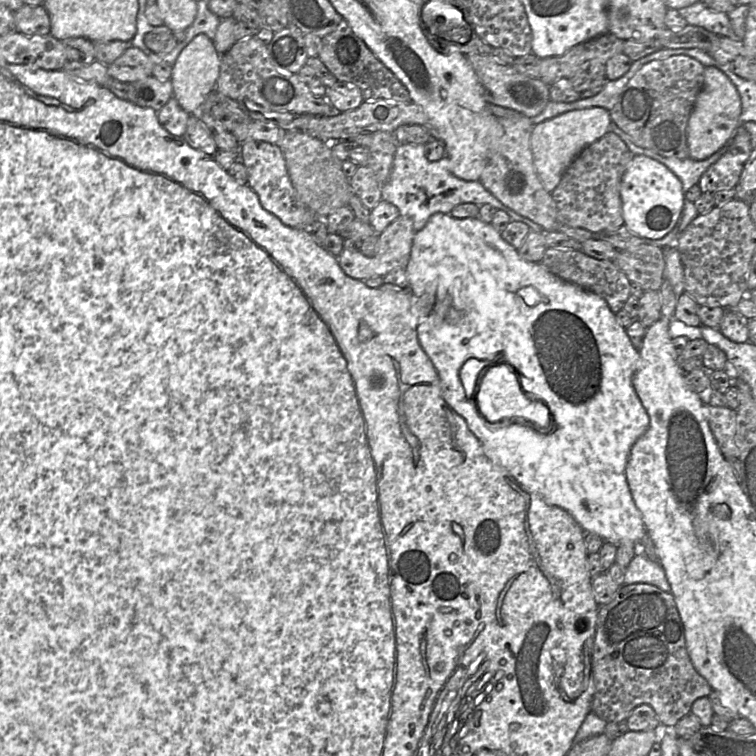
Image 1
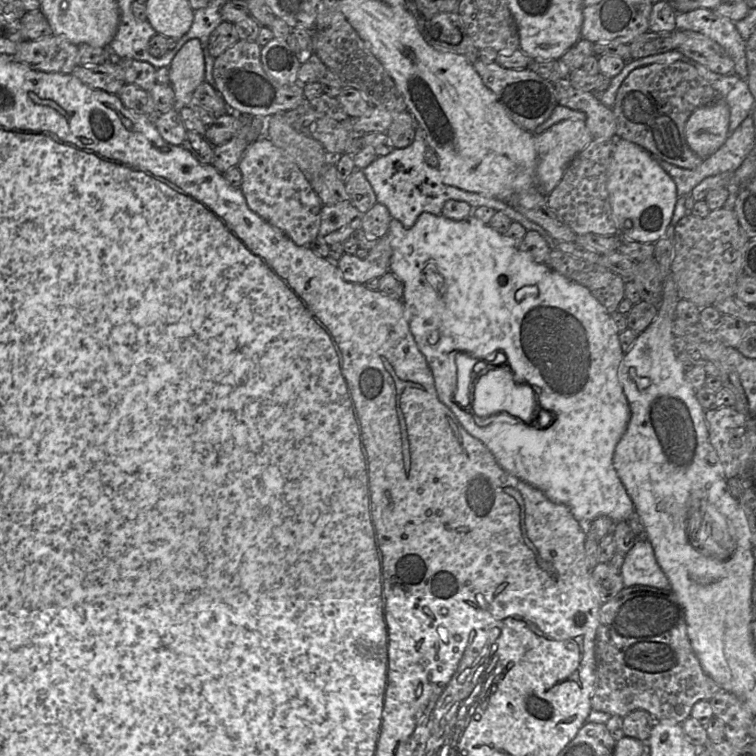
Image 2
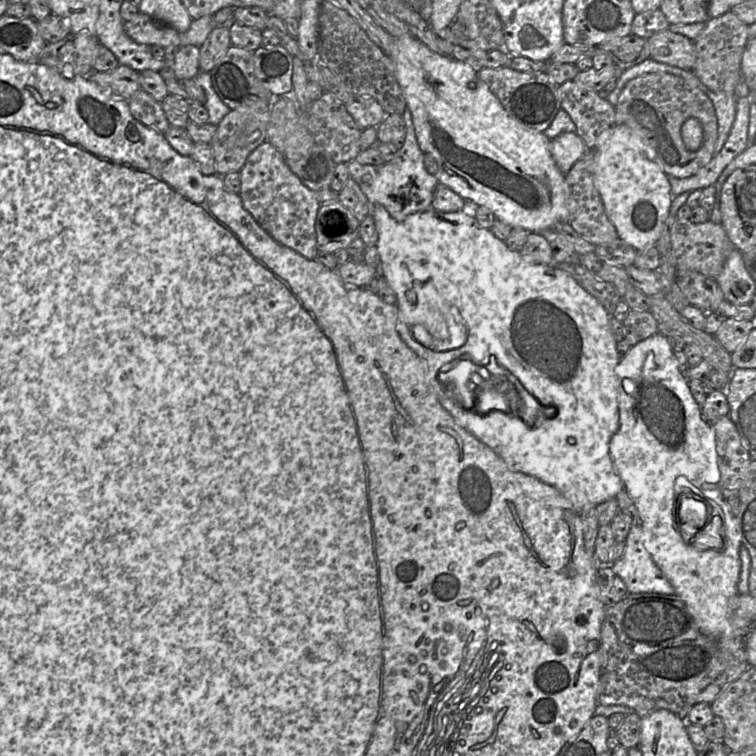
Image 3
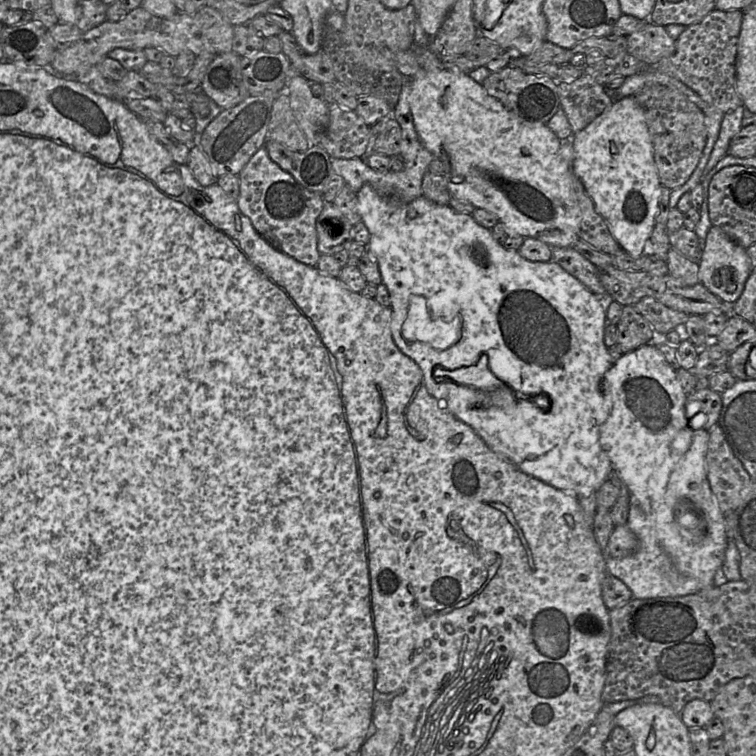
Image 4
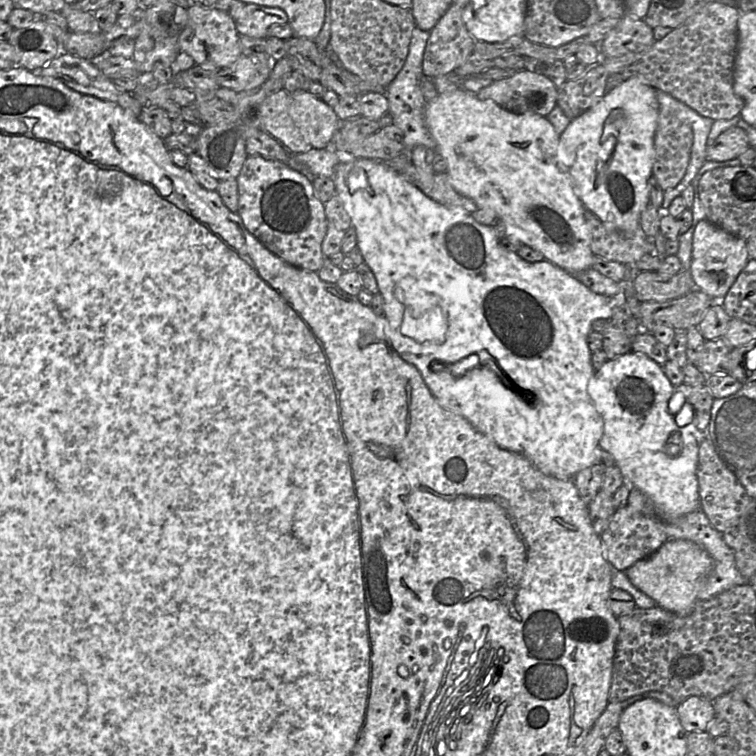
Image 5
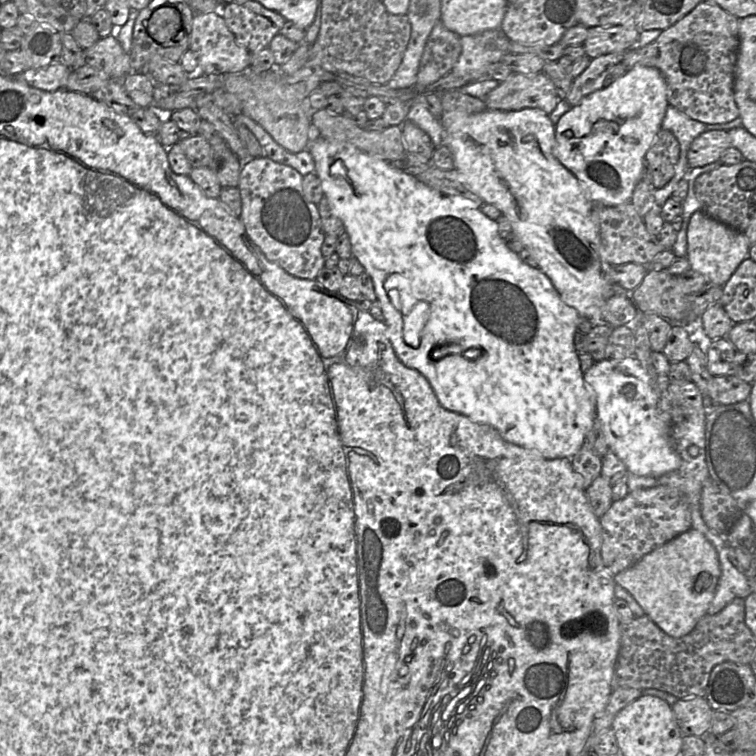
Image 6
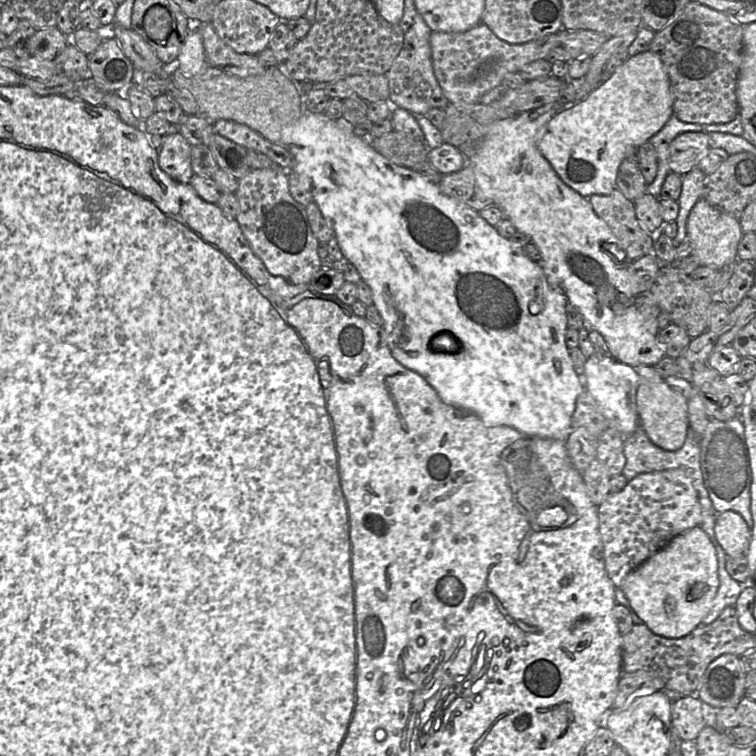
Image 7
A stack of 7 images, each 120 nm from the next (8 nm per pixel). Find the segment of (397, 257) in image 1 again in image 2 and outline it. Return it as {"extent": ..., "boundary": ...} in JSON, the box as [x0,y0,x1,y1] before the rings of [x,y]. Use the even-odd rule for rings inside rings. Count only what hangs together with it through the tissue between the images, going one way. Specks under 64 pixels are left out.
{"extent":[337,234,392,284],"boundary":[[[388,234],[378,239],[376,246],[365,259],[344,253],[337,268],[347,282],[365,284],[373,278],[380,278],[390,271],[392,247]]]}

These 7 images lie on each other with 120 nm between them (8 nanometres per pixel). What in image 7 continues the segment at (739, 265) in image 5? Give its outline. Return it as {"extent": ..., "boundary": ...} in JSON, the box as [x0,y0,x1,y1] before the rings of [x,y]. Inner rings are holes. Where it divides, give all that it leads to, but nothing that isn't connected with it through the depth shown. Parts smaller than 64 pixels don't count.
{"extent":[687,198,743,270],"boundary":[[[704,198],[699,199],[691,209],[687,219],[687,235],[692,245],[692,254],[700,266],[709,266],[720,270],[725,265],[739,261],[738,243],[743,235],[738,219],[711,205]]]}

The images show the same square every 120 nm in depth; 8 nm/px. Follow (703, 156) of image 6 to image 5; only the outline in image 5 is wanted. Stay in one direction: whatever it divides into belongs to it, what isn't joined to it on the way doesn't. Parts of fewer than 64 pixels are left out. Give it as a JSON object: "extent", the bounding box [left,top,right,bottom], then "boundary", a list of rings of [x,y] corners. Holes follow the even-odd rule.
{"extent":[706,126,749,162],"boundary":[[[734,126],[722,132],[715,141],[707,147],[706,160],[720,162],[736,159],[749,147],[746,132]]]}

